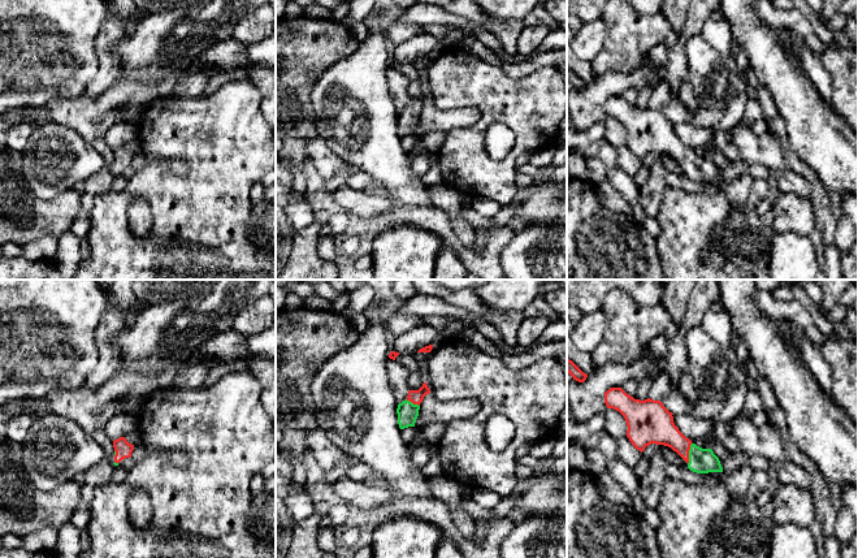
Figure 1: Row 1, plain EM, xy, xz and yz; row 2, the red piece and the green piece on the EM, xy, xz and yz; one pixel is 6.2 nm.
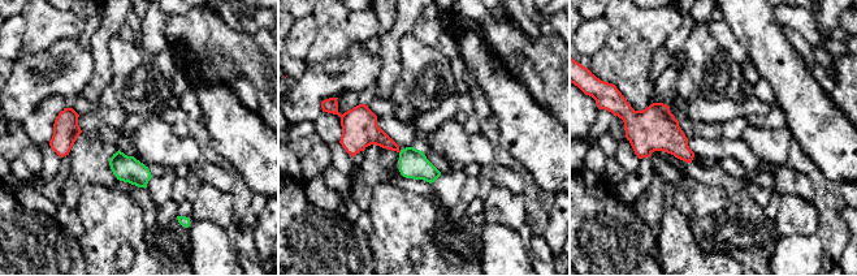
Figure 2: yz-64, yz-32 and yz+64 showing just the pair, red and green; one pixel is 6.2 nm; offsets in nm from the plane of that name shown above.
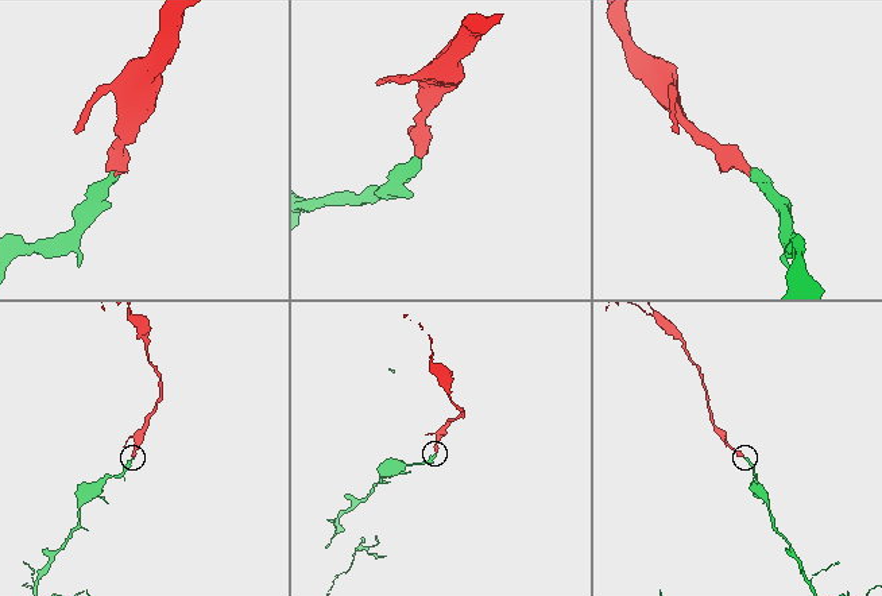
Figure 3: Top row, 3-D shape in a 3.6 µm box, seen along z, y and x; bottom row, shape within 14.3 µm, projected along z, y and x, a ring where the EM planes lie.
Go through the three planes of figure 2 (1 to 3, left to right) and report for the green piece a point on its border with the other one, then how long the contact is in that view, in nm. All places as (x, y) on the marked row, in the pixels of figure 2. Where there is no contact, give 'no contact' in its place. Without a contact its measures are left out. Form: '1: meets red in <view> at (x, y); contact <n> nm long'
1: no contact
2: no contact
3: no contact

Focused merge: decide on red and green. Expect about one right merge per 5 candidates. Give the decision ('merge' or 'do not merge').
merge

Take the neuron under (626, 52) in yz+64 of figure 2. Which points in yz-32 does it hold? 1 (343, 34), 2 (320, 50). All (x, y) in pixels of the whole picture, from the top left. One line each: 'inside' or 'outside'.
1: inside
2: inside

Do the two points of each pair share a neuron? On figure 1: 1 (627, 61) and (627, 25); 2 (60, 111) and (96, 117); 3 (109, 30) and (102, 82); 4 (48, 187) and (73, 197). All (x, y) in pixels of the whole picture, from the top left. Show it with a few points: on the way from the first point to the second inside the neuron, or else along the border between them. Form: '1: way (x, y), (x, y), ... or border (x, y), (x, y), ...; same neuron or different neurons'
1: way (627, 52), (627, 34); same neuron
2: way (69, 112), (87, 116); same neuron
3: way (104, 43), (105, 69); same neuron
4: border (73, 187), (52, 199), (39, 199), (31, 191); different neurons

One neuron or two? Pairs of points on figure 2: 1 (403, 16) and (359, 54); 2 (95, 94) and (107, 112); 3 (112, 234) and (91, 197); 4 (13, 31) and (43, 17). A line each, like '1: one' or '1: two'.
1: two
2: two
3: one
4: two

